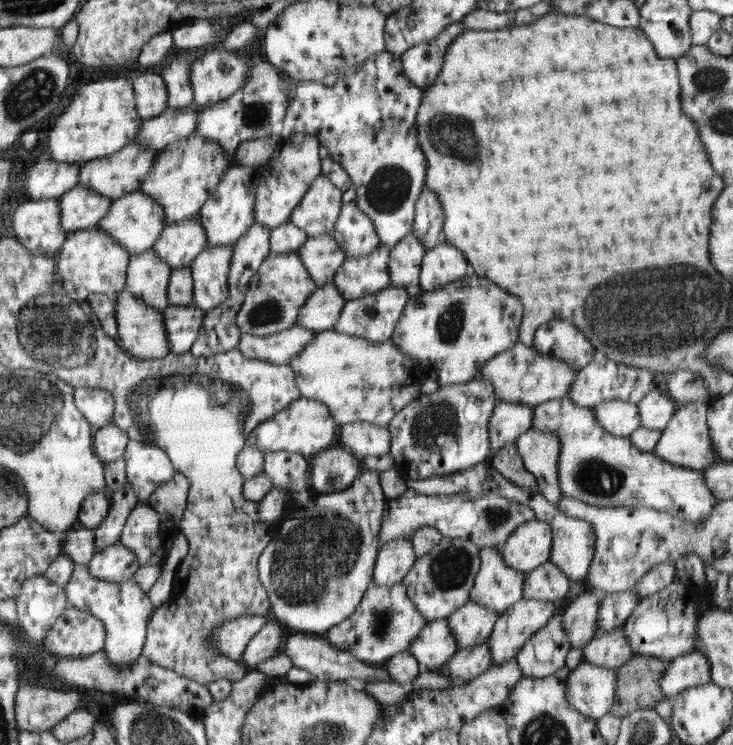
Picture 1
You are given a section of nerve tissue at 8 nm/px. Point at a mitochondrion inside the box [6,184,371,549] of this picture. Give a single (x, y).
(55, 334)

